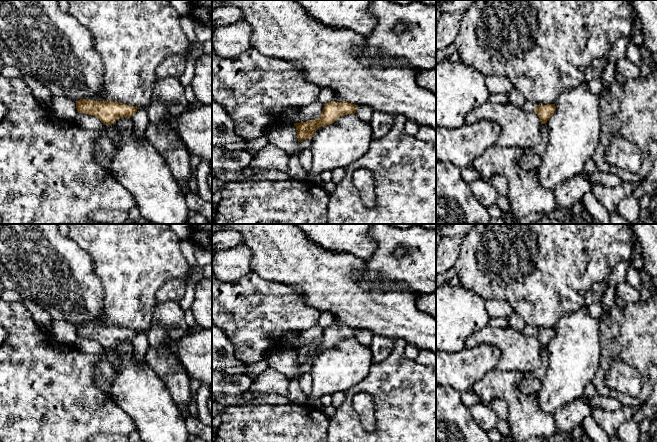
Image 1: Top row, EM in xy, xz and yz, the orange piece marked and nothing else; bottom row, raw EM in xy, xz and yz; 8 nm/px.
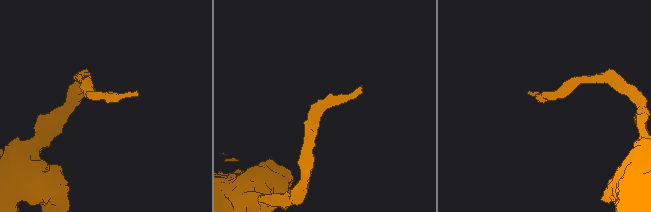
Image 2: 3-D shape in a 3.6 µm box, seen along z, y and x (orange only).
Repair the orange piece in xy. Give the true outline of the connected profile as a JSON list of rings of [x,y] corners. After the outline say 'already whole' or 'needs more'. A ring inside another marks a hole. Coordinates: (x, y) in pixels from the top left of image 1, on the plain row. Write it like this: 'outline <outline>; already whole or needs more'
outline [[[90,323],[76,325],[76,332],[78,337],[97,341],[103,349],[114,348],[120,342],[132,341],[140,333],[139,331],[120,326],[95,325]]]; already whole

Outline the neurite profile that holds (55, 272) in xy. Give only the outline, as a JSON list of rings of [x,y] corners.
[[[0,224],[0,288],[17,291],[22,299],[37,303],[56,321],[98,324],[104,317],[104,290],[94,274],[93,259],[72,239],[60,234],[58,224]]]

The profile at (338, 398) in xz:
[[[336,392],[332,395],[332,405],[337,408],[345,401],[345,392]]]

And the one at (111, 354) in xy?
[[[114,348],[106,349],[106,357],[115,370],[120,368],[120,366],[122,365],[122,360],[119,358]]]

